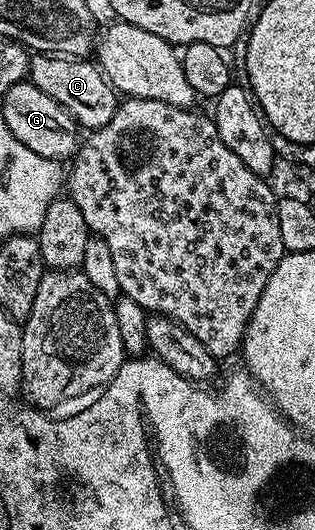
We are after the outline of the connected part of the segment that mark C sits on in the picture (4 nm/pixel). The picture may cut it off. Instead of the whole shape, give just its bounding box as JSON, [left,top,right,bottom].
[28,53,120,131]

